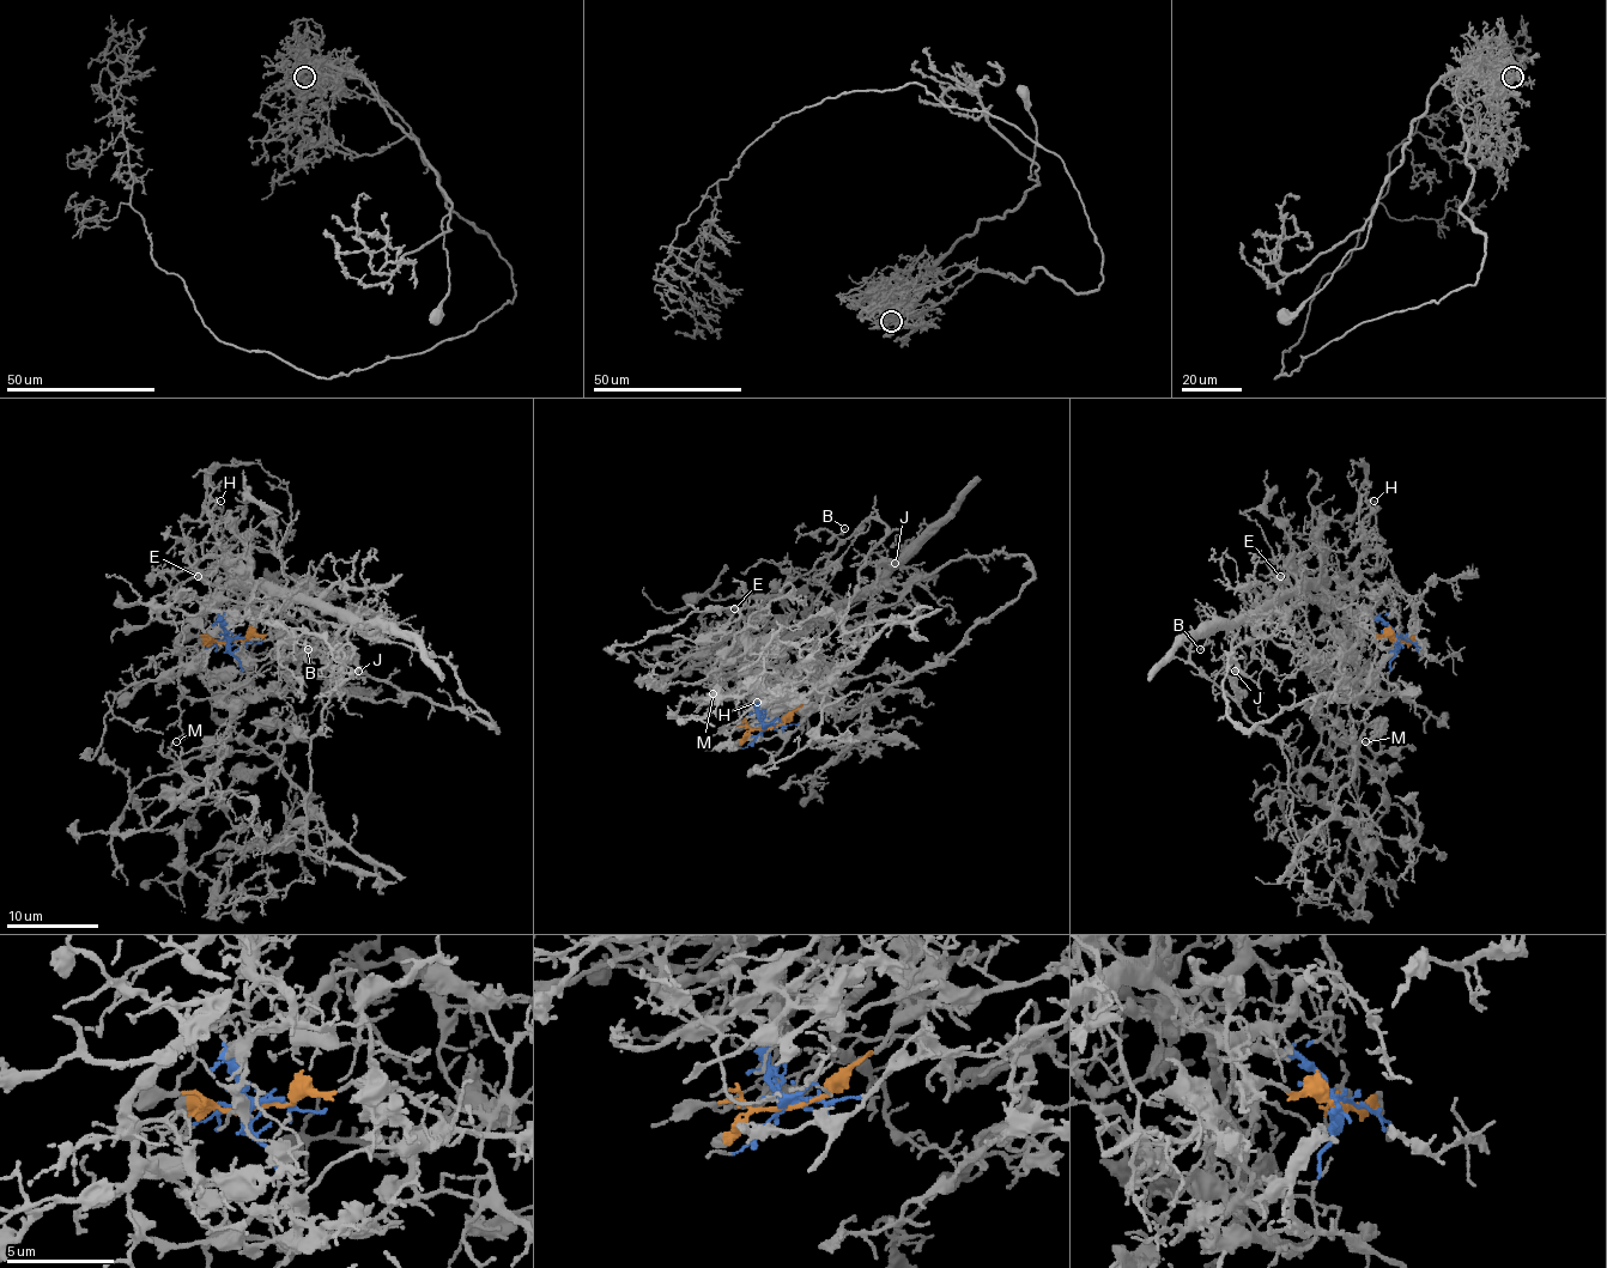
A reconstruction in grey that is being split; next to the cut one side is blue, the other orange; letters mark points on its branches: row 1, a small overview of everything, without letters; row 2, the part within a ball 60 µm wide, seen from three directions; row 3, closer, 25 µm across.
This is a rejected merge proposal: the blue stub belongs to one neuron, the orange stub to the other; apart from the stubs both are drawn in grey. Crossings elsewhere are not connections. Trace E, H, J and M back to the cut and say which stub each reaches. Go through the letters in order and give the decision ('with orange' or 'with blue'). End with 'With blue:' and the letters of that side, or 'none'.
E: with blue
H: with blue
J: with blue
M: with orange
With blue: E, H, J

